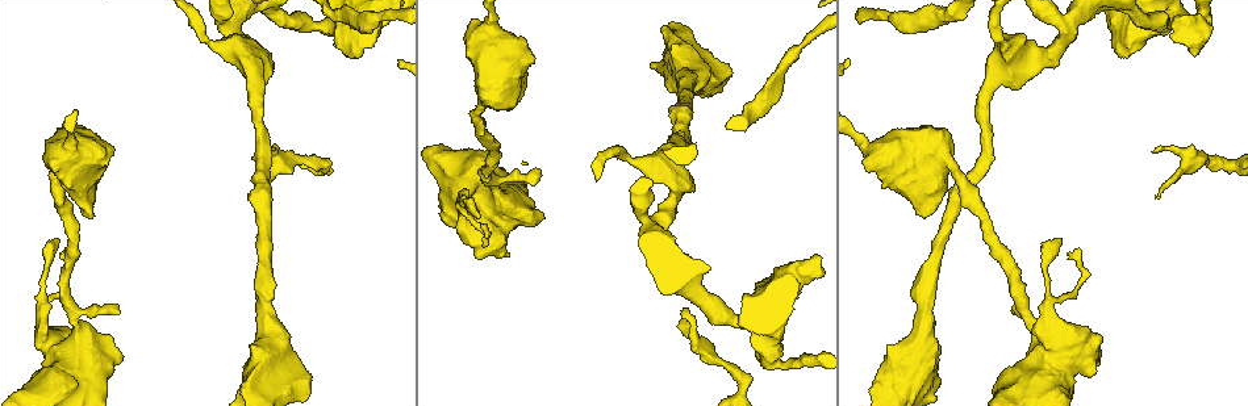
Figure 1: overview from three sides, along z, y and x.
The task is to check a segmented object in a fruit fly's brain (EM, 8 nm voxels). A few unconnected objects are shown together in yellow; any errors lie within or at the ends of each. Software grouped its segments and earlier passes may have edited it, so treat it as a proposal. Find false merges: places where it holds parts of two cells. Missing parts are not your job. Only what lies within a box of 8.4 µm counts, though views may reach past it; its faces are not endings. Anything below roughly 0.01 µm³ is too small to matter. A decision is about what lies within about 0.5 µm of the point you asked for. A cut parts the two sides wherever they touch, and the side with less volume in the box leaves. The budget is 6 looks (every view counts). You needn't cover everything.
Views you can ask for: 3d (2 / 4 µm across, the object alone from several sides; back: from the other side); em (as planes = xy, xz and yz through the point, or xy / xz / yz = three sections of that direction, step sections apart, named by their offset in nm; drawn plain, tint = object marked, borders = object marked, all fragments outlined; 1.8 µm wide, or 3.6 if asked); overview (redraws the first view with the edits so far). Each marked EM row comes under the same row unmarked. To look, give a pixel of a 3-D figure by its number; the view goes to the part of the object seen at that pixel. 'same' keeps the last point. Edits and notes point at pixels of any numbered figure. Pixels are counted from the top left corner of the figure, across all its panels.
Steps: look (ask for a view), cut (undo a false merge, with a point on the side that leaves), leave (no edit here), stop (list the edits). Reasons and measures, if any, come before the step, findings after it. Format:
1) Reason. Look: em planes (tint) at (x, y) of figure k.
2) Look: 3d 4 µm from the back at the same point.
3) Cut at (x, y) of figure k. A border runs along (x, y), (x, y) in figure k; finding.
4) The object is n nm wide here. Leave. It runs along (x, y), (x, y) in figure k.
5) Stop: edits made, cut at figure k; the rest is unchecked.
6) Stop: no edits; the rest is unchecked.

Sudden change in width. Look: 3d 2 µm at (71, 315) of figure 1.

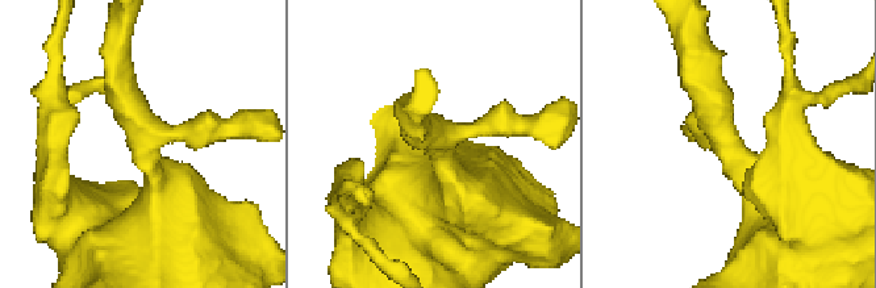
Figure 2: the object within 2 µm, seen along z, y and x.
3 arms meet here; the arms are 200, 220, 550 nm wide; now the EM. Look: em planes (tint) at (146, 137) of figure 2.

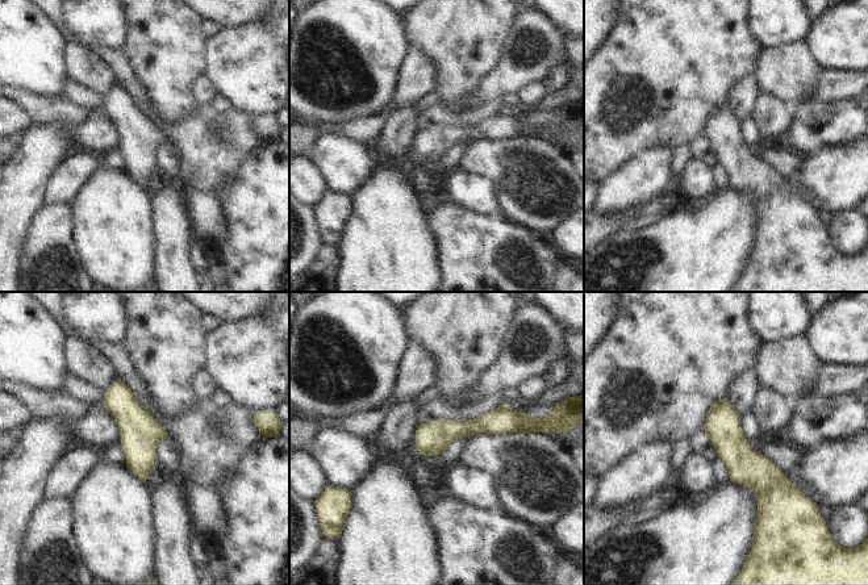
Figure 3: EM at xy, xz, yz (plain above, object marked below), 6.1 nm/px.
Leave. Continuous, no second cell.

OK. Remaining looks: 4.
Narrows sharply. Look: em xz step 4 (tint) at (703, 345) of figure 1.

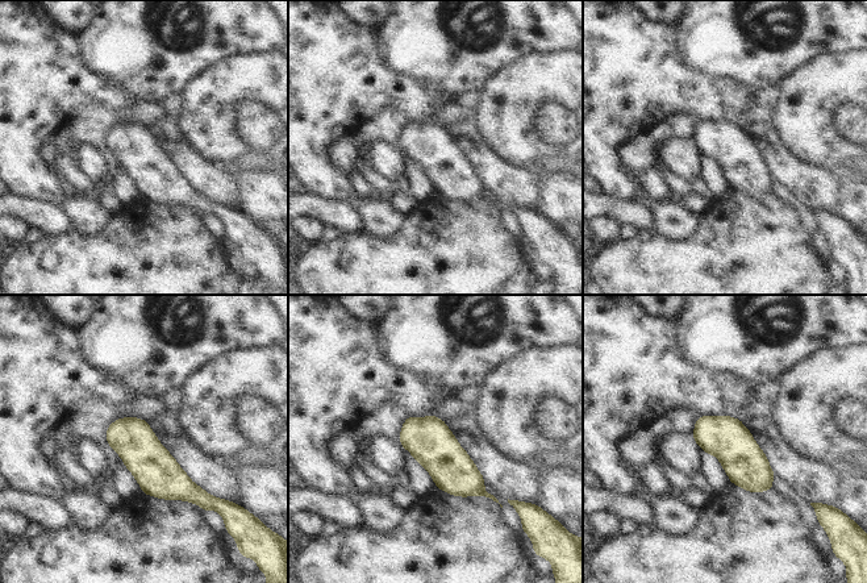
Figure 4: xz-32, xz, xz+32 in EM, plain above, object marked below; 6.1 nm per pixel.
Another direction. Look: em planes (tint) at the same point.

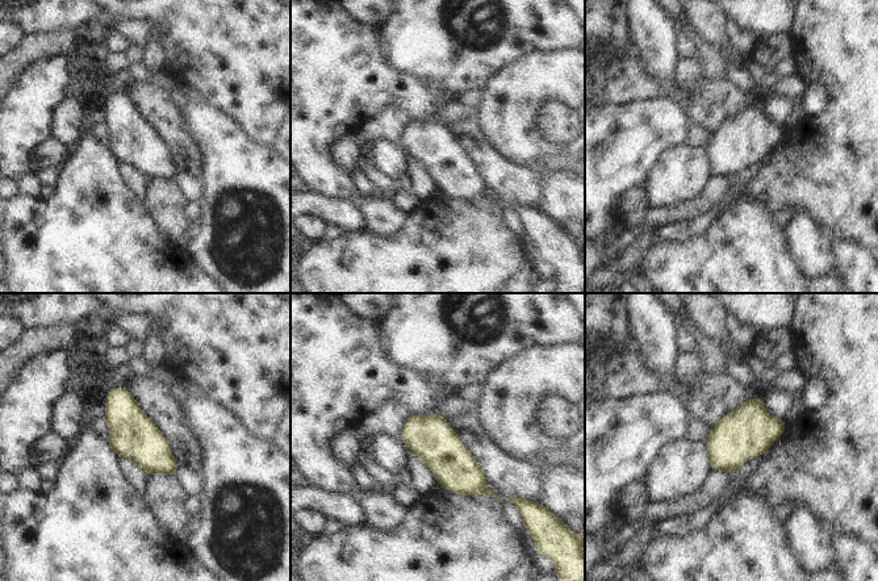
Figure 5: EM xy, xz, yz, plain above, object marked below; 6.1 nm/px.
The object is 280 nm wide here. Leave. Continuous, no second cell.

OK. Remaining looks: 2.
Calibre changes. Look: em yz step 16 (tint) at (231, 31) of figure 1.

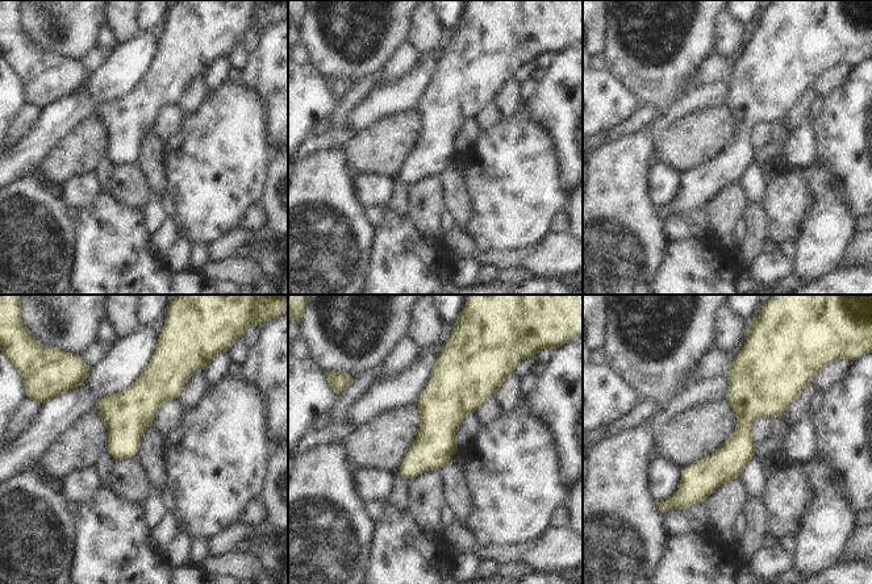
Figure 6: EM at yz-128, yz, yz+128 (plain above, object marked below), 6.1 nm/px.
Look: em planes (borders) at the same point.

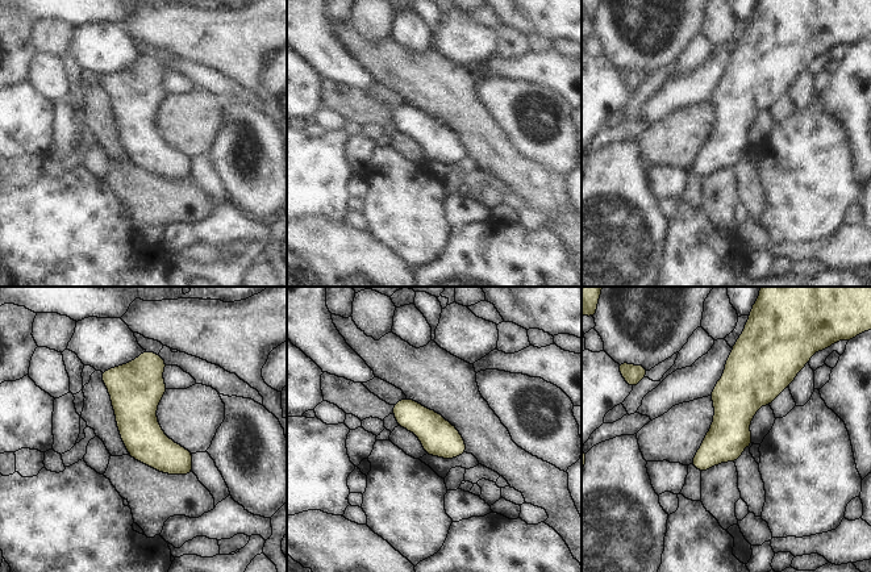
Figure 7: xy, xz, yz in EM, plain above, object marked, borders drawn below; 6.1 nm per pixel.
Leave. One cell here.

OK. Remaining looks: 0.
Stop: no edits; the rest is unchecked.

